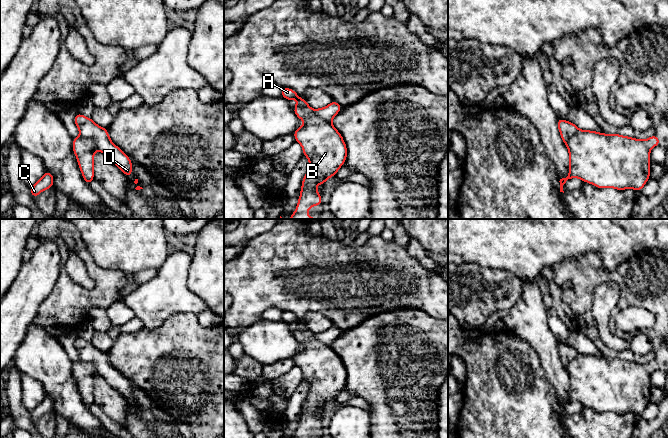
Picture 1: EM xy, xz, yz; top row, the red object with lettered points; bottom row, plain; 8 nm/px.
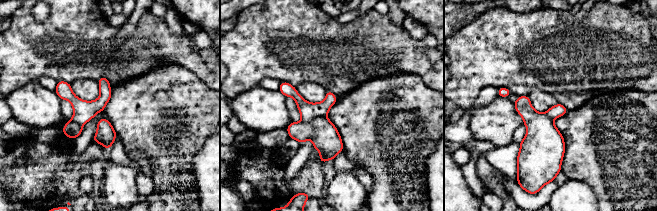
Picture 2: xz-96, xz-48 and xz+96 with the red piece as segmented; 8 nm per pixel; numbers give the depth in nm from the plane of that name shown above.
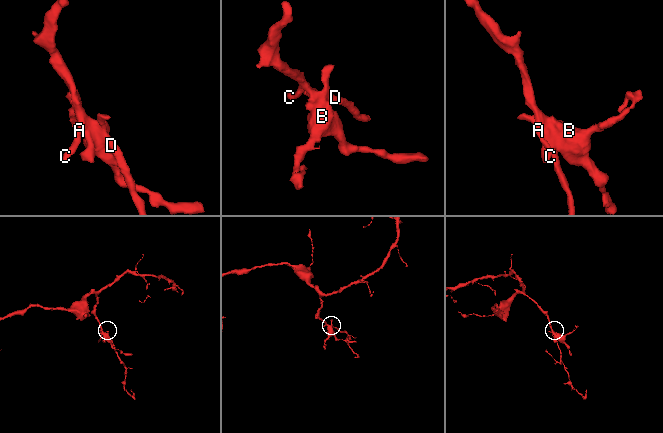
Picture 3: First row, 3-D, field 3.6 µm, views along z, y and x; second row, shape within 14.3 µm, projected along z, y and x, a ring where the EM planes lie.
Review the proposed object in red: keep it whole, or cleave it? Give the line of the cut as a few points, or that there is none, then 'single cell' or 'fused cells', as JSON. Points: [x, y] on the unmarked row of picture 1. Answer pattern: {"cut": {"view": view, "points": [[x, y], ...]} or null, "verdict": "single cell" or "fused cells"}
{"cut": {"view": "xy", "points": [[80, 359], [91, 361], [99, 373]]}, "verdict": "fused cells"}

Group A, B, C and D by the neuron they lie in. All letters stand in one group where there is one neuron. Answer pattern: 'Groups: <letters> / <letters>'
Groups: A C D / B

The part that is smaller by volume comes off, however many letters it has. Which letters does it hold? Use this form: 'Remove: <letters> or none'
Remove: B

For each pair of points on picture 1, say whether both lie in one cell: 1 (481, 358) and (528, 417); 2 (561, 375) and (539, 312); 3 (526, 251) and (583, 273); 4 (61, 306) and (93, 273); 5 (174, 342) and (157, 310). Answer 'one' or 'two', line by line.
1: one
2: one
3: two
4: one
5: two

